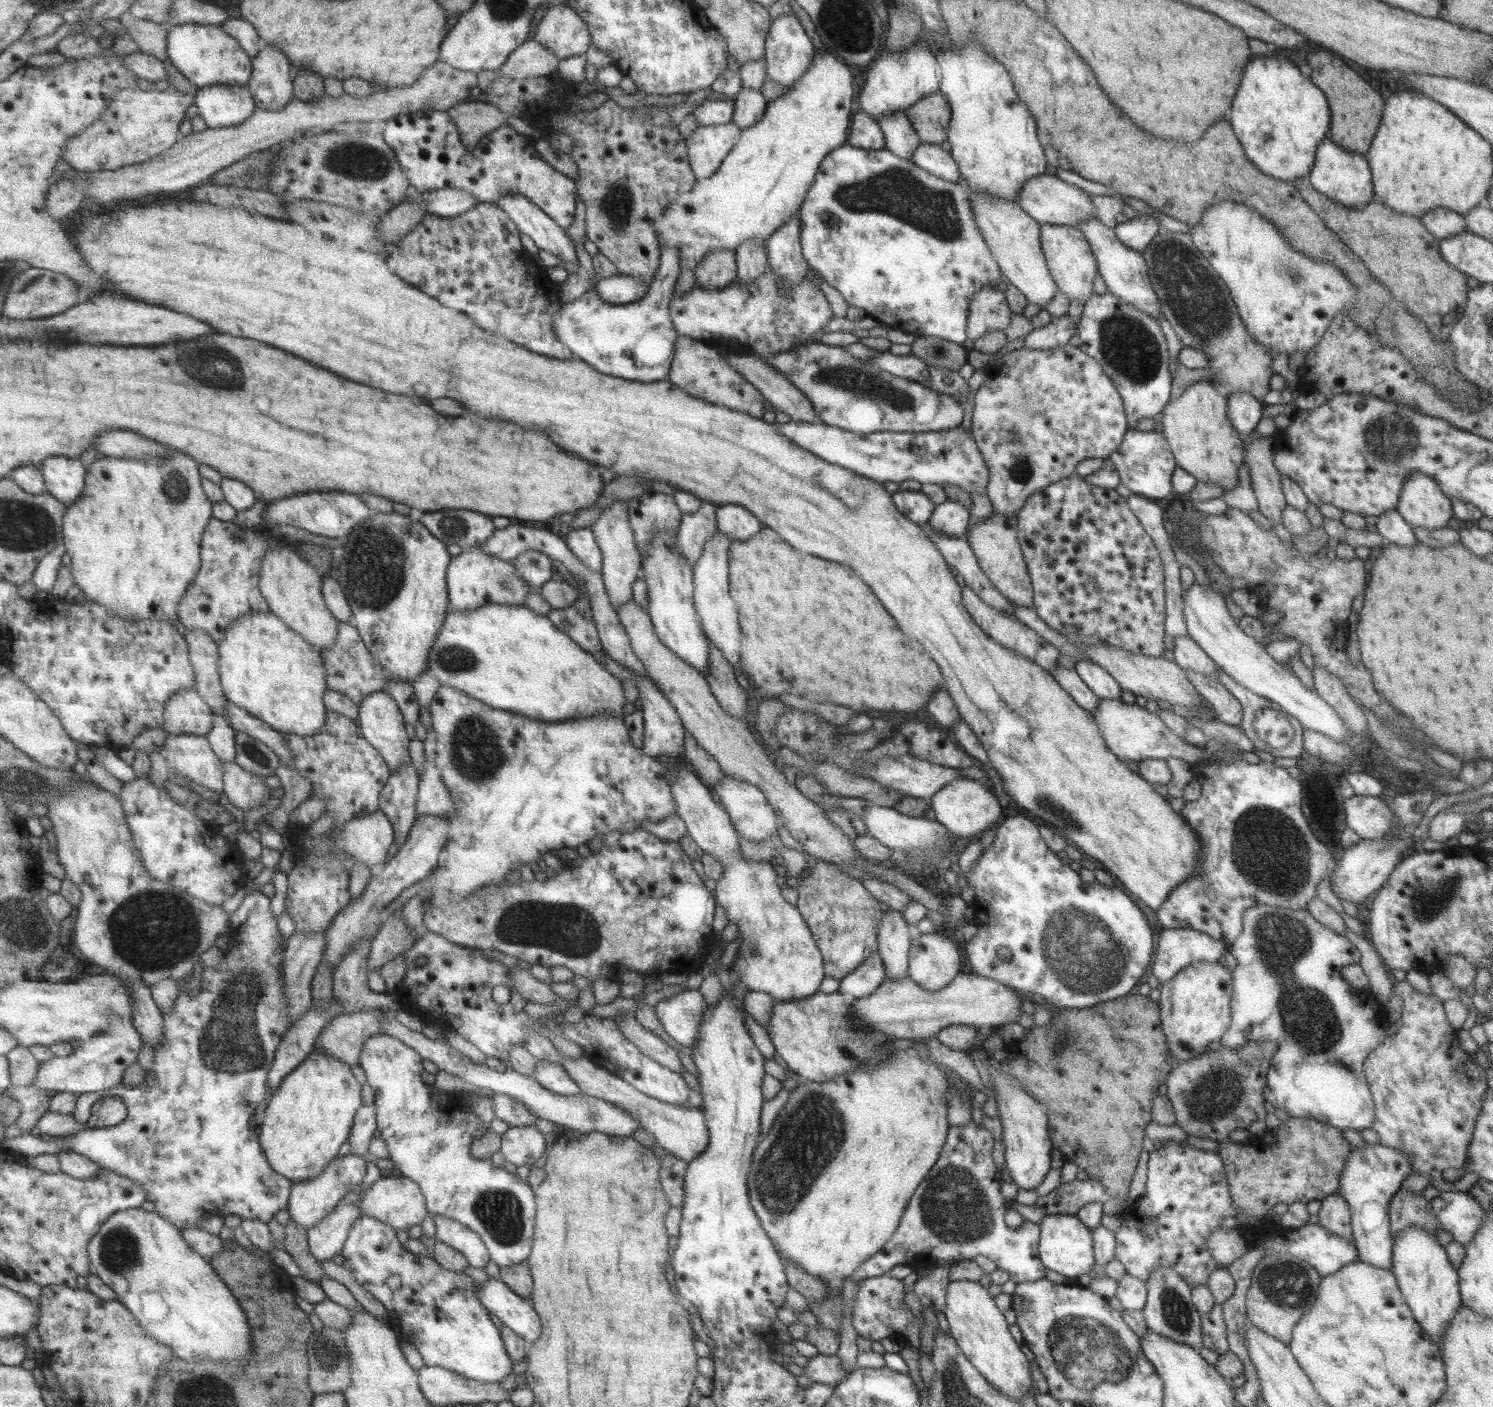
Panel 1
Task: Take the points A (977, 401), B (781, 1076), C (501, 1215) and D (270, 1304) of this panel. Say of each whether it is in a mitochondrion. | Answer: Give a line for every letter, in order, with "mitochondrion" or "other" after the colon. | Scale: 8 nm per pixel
A: other
B: other
C: mitochondrion
D: other

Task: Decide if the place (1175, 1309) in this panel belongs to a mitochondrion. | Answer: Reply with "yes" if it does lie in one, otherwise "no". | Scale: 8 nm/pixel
yes

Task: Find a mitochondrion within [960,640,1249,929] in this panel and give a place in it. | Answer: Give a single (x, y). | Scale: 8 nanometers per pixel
(1055, 810)

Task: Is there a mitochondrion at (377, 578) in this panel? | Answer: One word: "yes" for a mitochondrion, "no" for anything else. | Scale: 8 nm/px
yes

